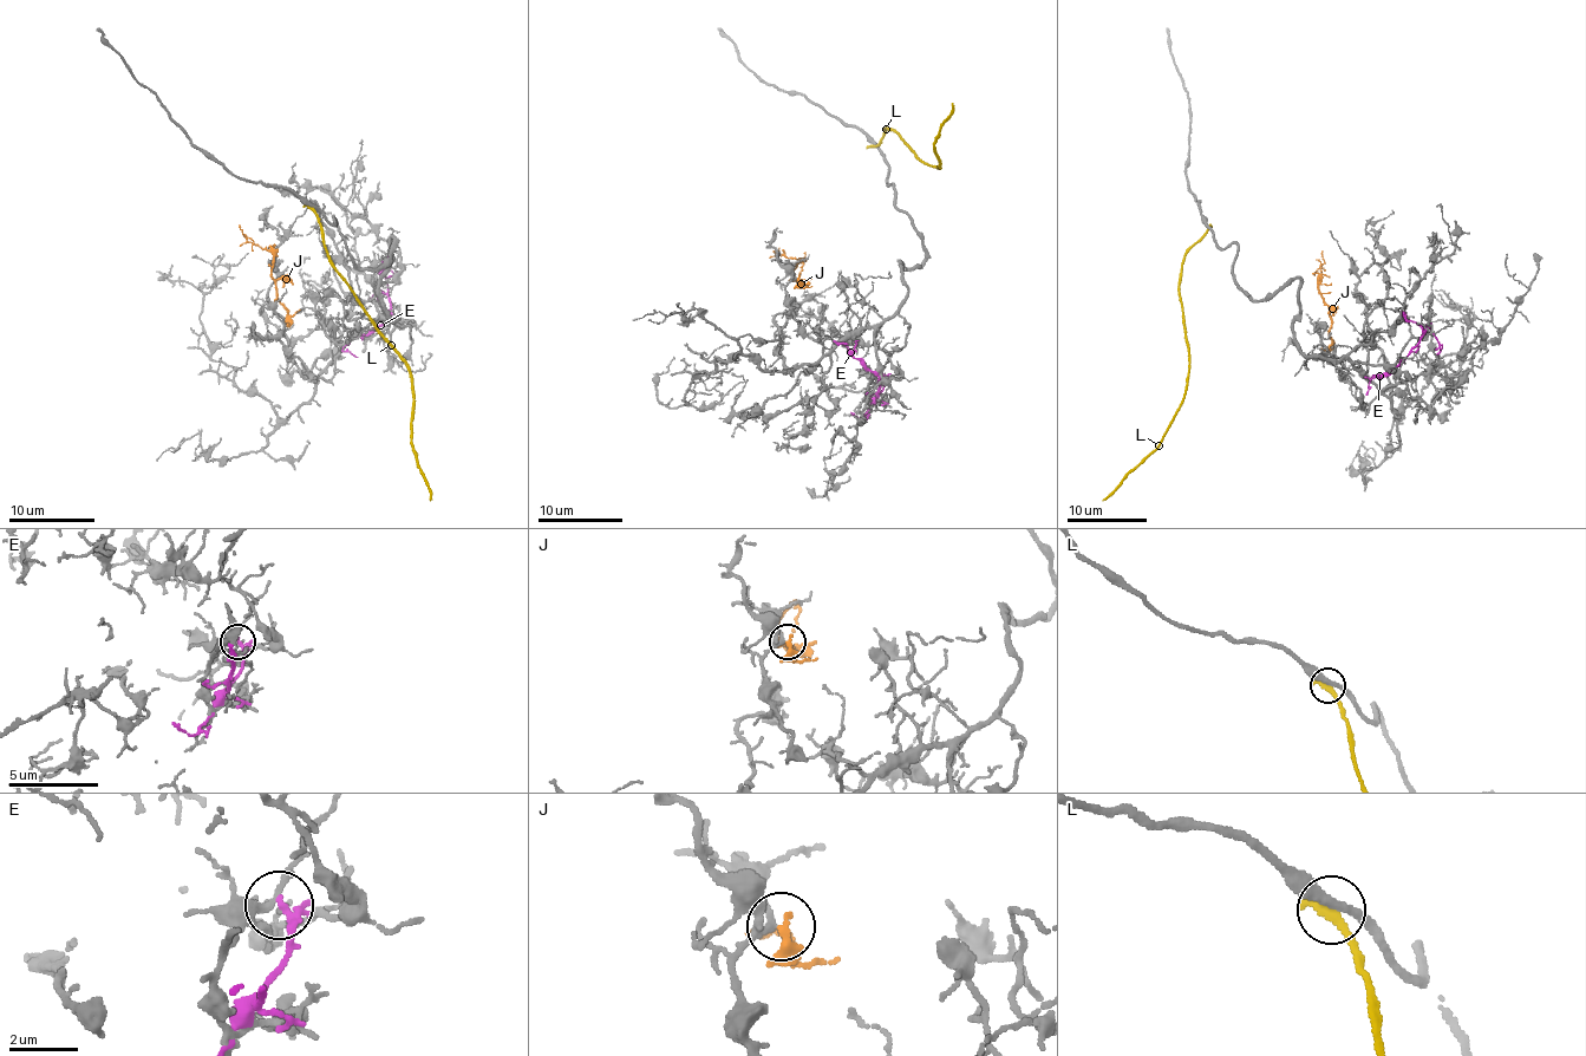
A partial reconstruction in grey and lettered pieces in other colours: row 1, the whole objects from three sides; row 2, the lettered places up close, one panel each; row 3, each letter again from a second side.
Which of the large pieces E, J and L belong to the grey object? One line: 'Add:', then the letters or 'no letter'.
Add: J

